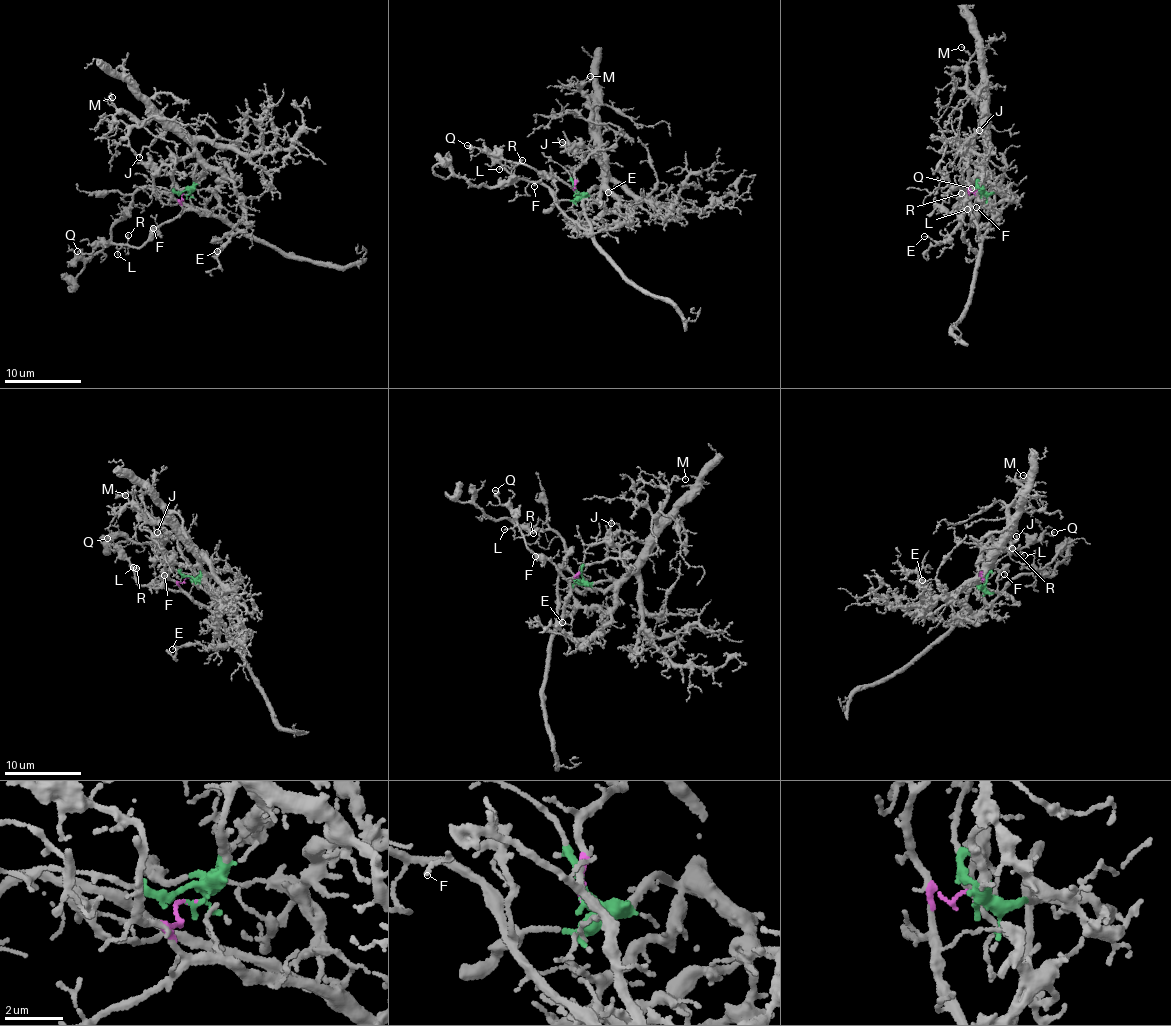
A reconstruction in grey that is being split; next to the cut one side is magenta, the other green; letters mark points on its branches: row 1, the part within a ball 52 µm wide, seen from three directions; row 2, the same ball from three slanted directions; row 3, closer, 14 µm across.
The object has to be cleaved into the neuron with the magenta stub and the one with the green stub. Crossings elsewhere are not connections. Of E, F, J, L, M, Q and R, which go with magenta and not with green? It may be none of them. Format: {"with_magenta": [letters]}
{"with_magenta": ["F", "L", "Q", "R"]}

